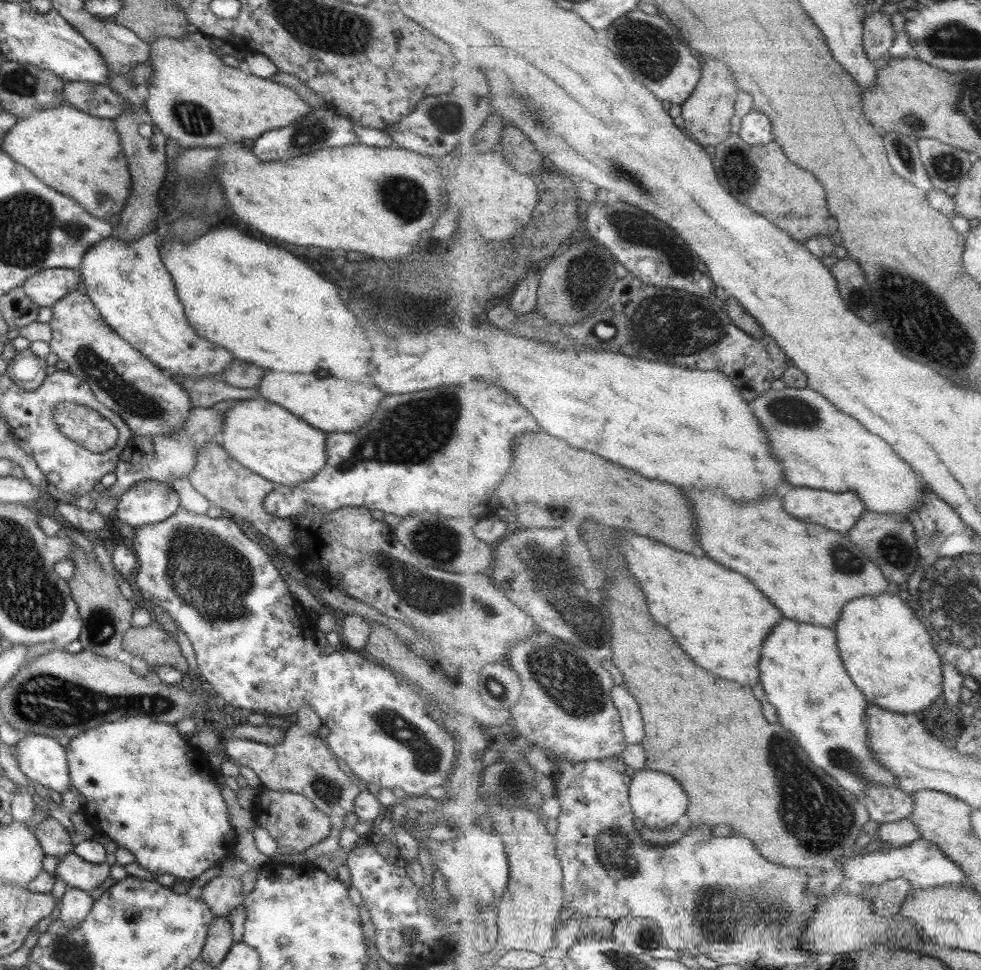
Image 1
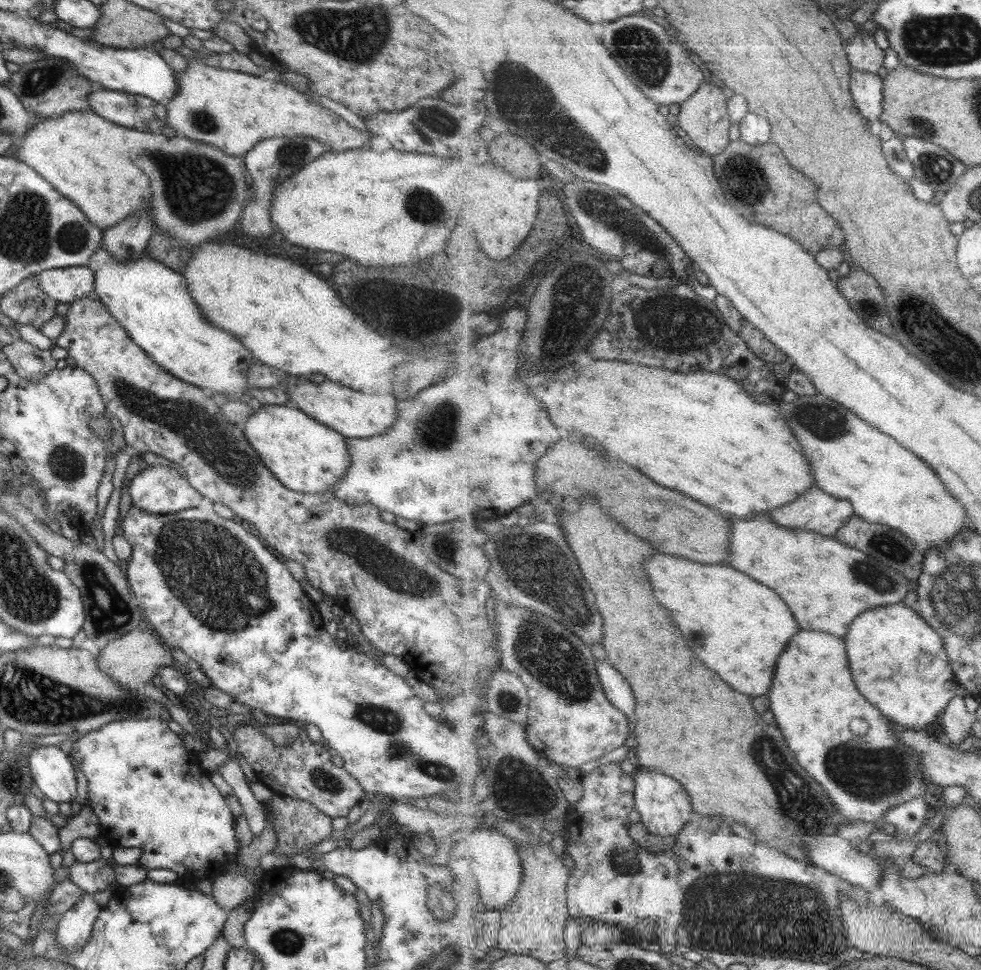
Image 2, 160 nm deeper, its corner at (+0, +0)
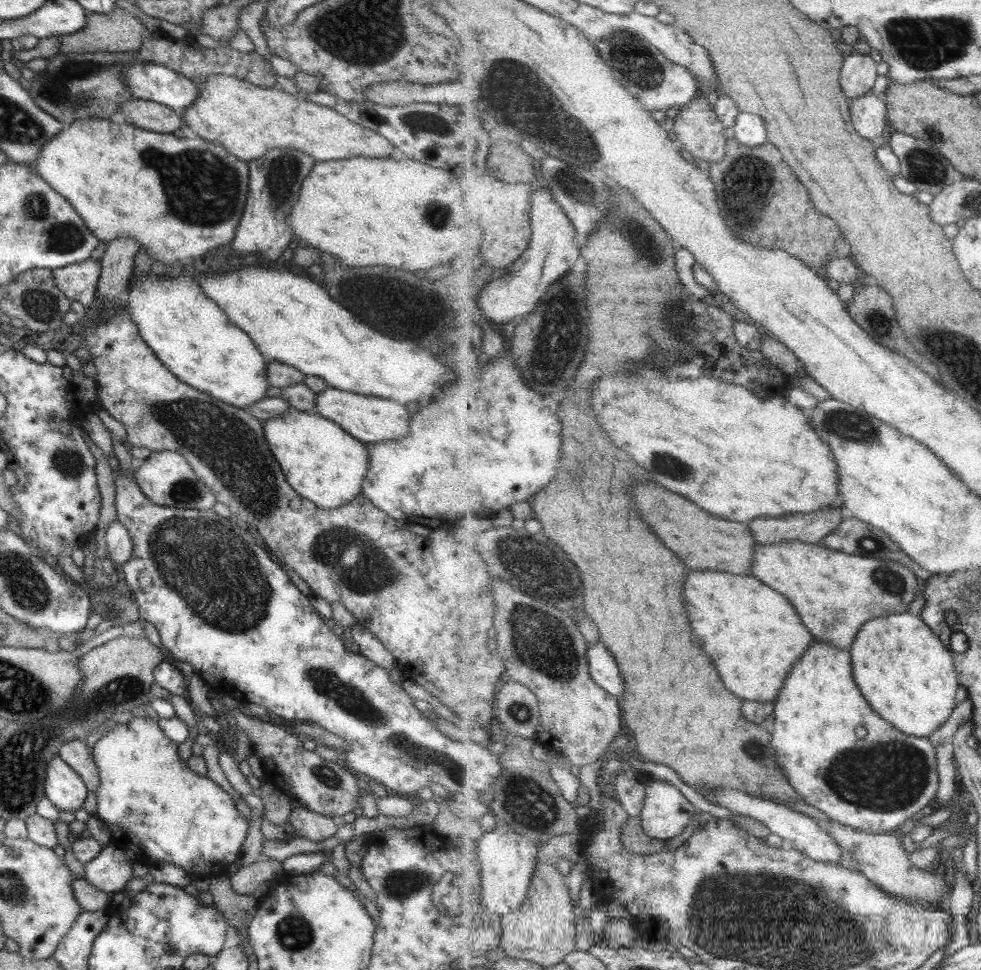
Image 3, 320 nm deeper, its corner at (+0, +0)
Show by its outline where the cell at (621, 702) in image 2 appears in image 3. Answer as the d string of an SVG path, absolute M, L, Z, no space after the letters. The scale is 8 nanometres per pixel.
M601 640L588 646L588 665L597 684L618 699L624 698L625 683L621 678L621 671L613 658L613 653L605 648Z

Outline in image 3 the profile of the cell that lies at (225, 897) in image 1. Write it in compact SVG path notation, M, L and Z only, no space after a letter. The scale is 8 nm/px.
M259 858L249 865L229 871L231 888L237 894L251 894L260 888L262 882L271 882L281 874L282 863L275 859Z

